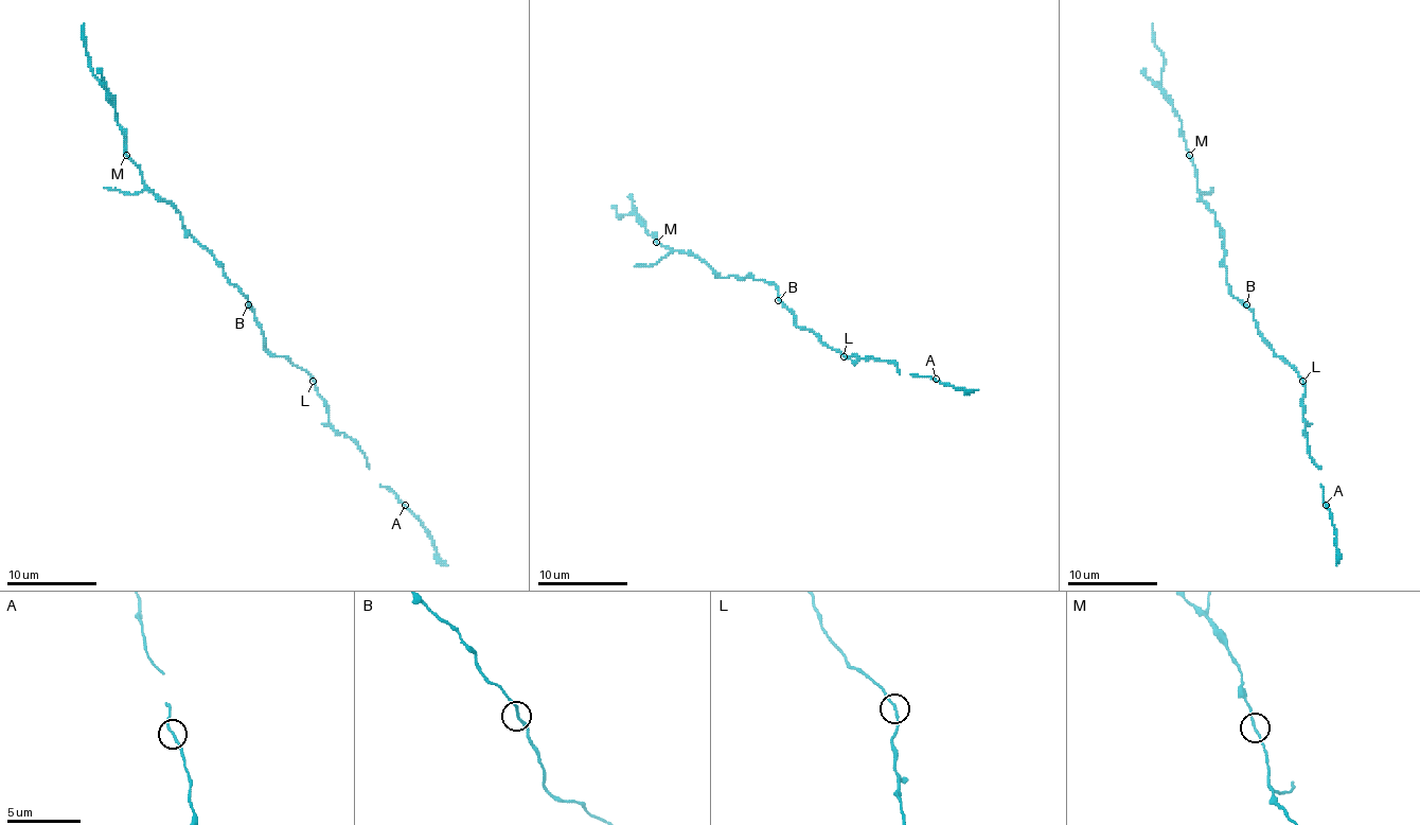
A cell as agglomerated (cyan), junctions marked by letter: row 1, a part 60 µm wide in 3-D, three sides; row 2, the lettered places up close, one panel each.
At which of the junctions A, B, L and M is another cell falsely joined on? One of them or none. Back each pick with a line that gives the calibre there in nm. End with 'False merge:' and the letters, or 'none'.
M: 160 nm thick
False merge: M

